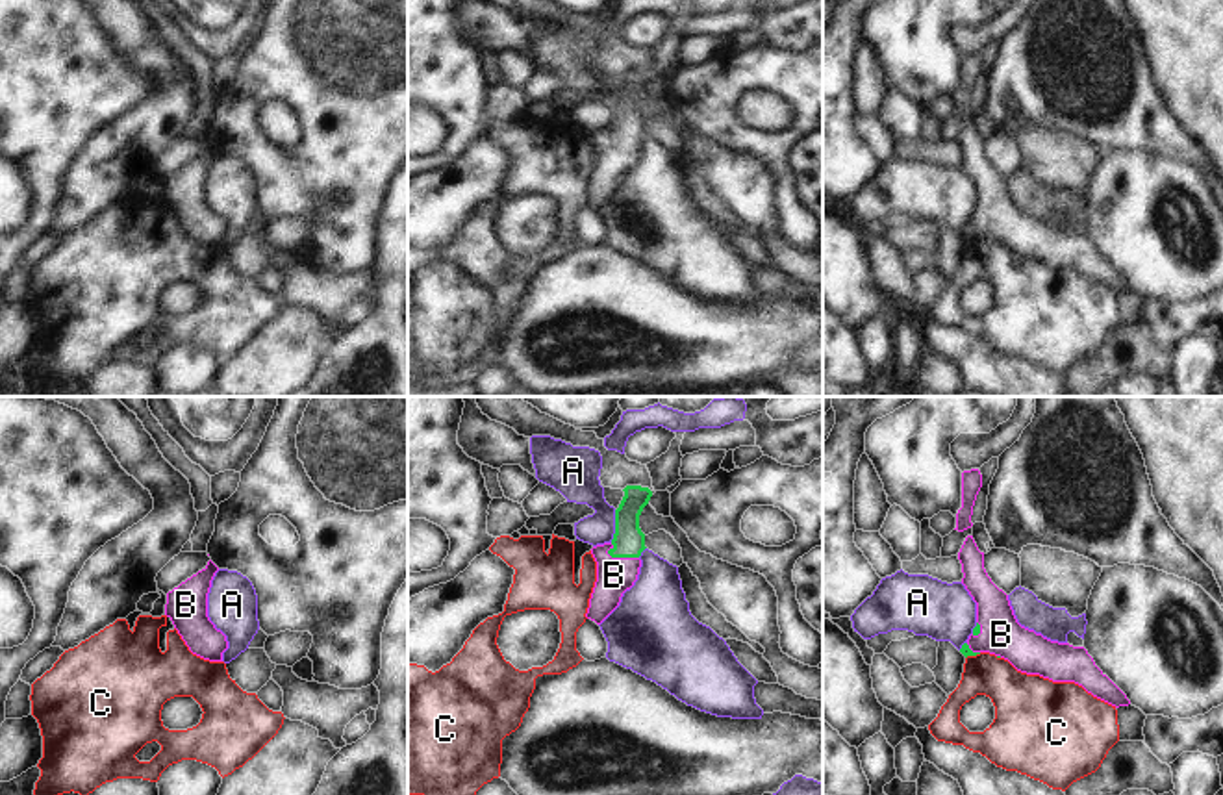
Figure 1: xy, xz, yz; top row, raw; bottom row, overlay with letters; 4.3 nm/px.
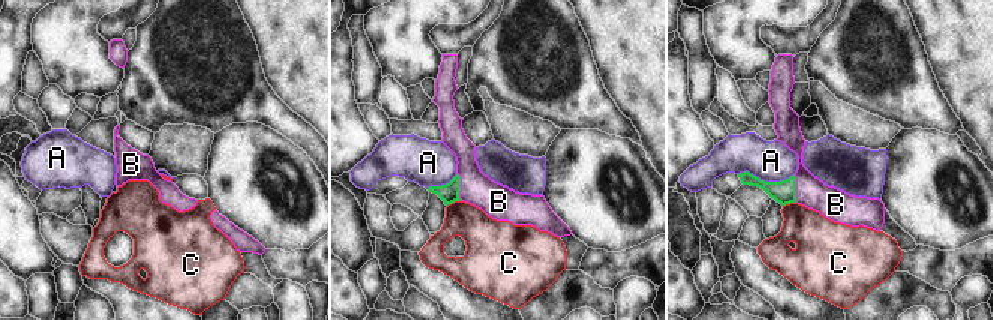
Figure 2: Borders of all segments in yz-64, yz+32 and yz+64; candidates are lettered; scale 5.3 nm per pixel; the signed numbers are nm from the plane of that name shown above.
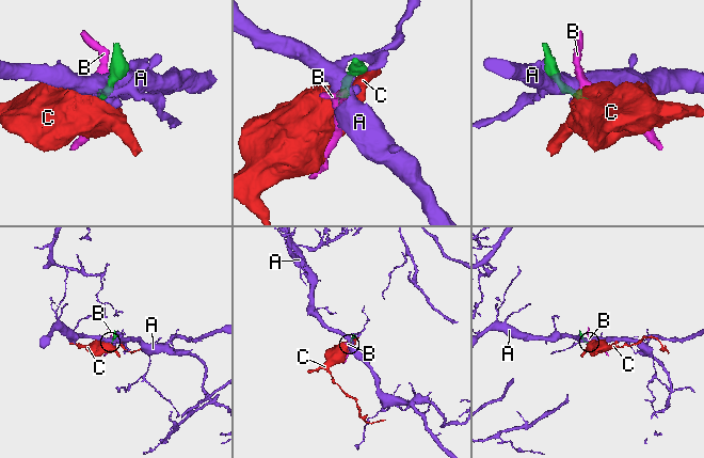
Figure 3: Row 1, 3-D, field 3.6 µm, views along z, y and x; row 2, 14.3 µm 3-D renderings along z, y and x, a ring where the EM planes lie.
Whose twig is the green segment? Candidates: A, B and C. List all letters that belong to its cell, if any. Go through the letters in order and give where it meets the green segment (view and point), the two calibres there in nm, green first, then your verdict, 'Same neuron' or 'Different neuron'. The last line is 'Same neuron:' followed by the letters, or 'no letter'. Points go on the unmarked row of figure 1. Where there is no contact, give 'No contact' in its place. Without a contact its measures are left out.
A: Touches green at xz (616, 112). Thickness 140 nm (green) against 180 nm. Different neuron
B: Touches green at xz (623, 141). Thickness 140 nm (green) against 160 nm. Same neuron
C: Touches green at yz (973, 239). Thickness 50 nm (green) against 200 nm. Different neuron
Same neuron: B.

